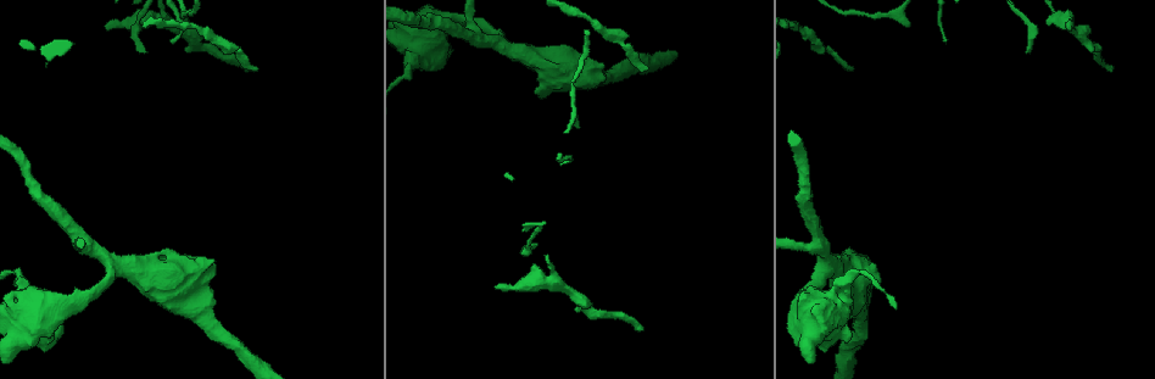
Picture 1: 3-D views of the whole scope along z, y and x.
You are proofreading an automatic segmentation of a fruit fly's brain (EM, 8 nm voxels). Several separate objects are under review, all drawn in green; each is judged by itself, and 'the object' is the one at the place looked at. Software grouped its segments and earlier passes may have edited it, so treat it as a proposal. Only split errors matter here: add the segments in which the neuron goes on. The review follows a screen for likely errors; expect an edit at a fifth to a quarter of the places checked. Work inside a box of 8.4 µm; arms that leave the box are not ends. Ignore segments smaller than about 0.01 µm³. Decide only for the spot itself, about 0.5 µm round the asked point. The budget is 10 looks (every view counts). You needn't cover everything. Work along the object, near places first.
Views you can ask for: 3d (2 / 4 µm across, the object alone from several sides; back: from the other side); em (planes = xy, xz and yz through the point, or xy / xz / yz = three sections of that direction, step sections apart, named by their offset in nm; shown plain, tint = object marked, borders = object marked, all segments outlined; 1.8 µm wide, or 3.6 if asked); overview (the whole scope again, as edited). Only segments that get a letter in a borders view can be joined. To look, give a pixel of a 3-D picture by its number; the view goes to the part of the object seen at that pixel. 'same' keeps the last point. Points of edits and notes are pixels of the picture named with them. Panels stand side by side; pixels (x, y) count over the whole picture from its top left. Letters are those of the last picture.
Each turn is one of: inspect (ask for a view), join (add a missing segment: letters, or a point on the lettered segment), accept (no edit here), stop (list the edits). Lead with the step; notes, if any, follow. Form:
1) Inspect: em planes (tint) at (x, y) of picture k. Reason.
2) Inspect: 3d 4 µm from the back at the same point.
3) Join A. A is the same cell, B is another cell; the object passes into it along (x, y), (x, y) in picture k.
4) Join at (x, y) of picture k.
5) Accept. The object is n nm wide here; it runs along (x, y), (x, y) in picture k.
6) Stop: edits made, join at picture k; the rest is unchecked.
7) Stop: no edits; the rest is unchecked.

Inspect: 3d 4 µm from the back at (641, 326) of picture 1. Branch stops here.

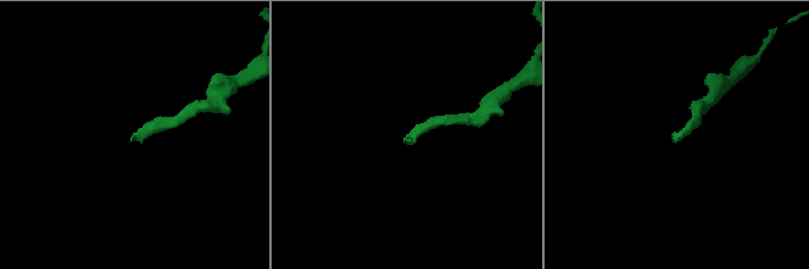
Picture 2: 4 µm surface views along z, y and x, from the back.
Inspect: em planes (borders) at (132, 139) of picture 2.

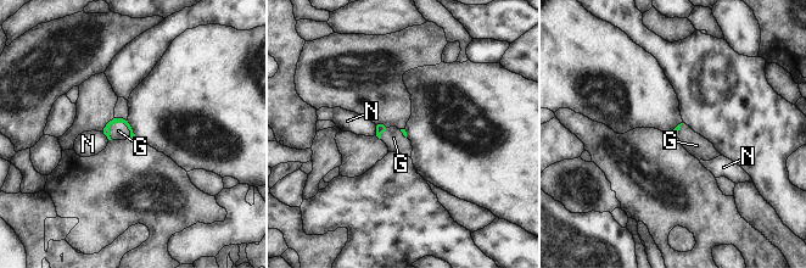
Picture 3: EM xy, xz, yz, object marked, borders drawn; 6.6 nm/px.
Join G. The longest contact is with G, 160 nm; G is the same cell, N is another cell; the object passes into it along (106, 130), (123, 122), (118, 130) in picture 3; it goes on there.

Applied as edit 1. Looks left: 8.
Inspect: em yz step 4 (borders) at (850, 71) of picture 1. Thin end.

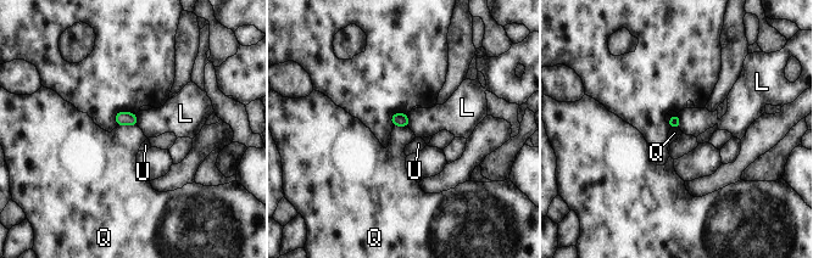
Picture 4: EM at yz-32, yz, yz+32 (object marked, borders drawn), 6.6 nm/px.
Inspect: em planes (borders) at the same point.

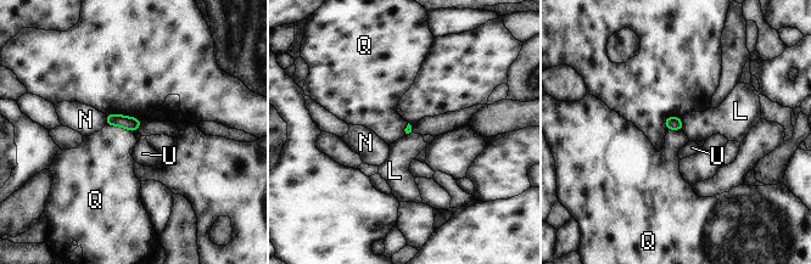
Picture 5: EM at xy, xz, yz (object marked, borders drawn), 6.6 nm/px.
Accept. The longest contact is with Q, 220 nm; L, N, Q and U are other cells; no lettered segment goes on from it.

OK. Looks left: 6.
Inspect: 3d 4 µm at (603, 81) of picture 1. Free end.

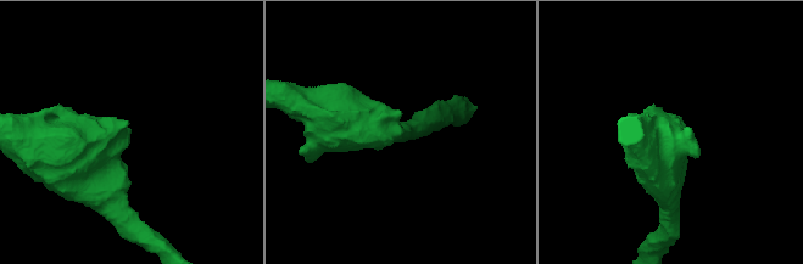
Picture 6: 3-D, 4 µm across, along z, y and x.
Inspect: em 3.6 µm planes (tint) at (129, 140) of picture 6.

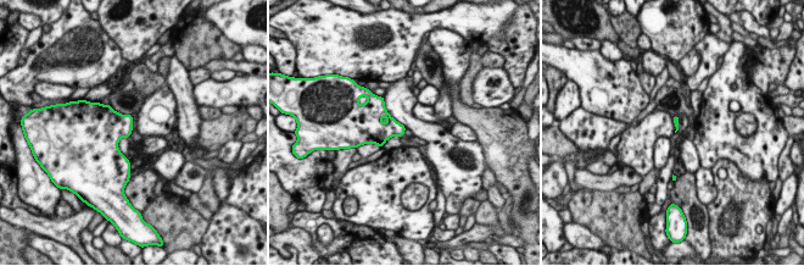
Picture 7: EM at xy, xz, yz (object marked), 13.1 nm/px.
Inspect: em 3.6 µm planes (borders) at the same point. See the neighbours.

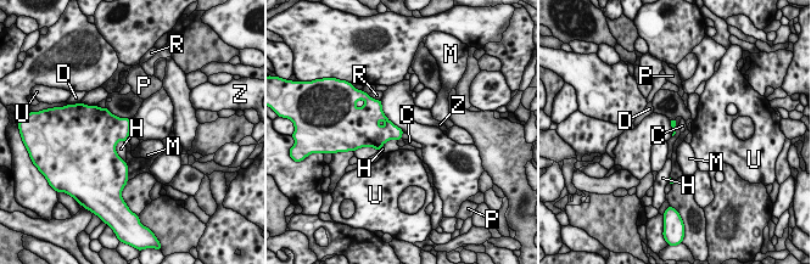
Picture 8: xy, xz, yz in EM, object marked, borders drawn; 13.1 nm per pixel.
Accept. C, D, H, M, P, R, U and Z are other cells; a border runs along (130, 119), (130, 133), (127, 138) in picture 8; no lettered segment goes on from it.

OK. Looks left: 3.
Inspect: em xy step 8 (borders) at (1068, 29) of picture 1. Free end.

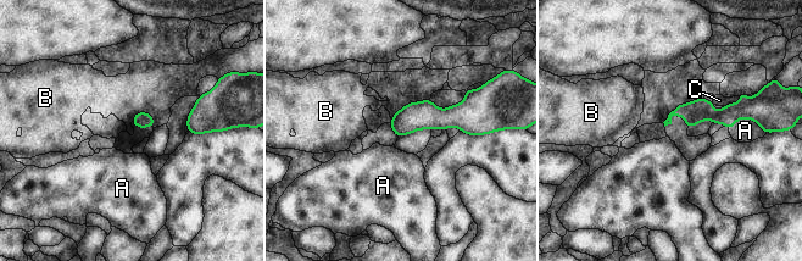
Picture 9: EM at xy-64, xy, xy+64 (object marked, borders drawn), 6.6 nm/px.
Accept. A, B and C are other cells; it runs along (394, 121), (462, 118), (474, 128) in picture 9; no lettered segment goes on from it.

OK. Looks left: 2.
Stop: edits made, join at picture 3; the rest is unchecked.

